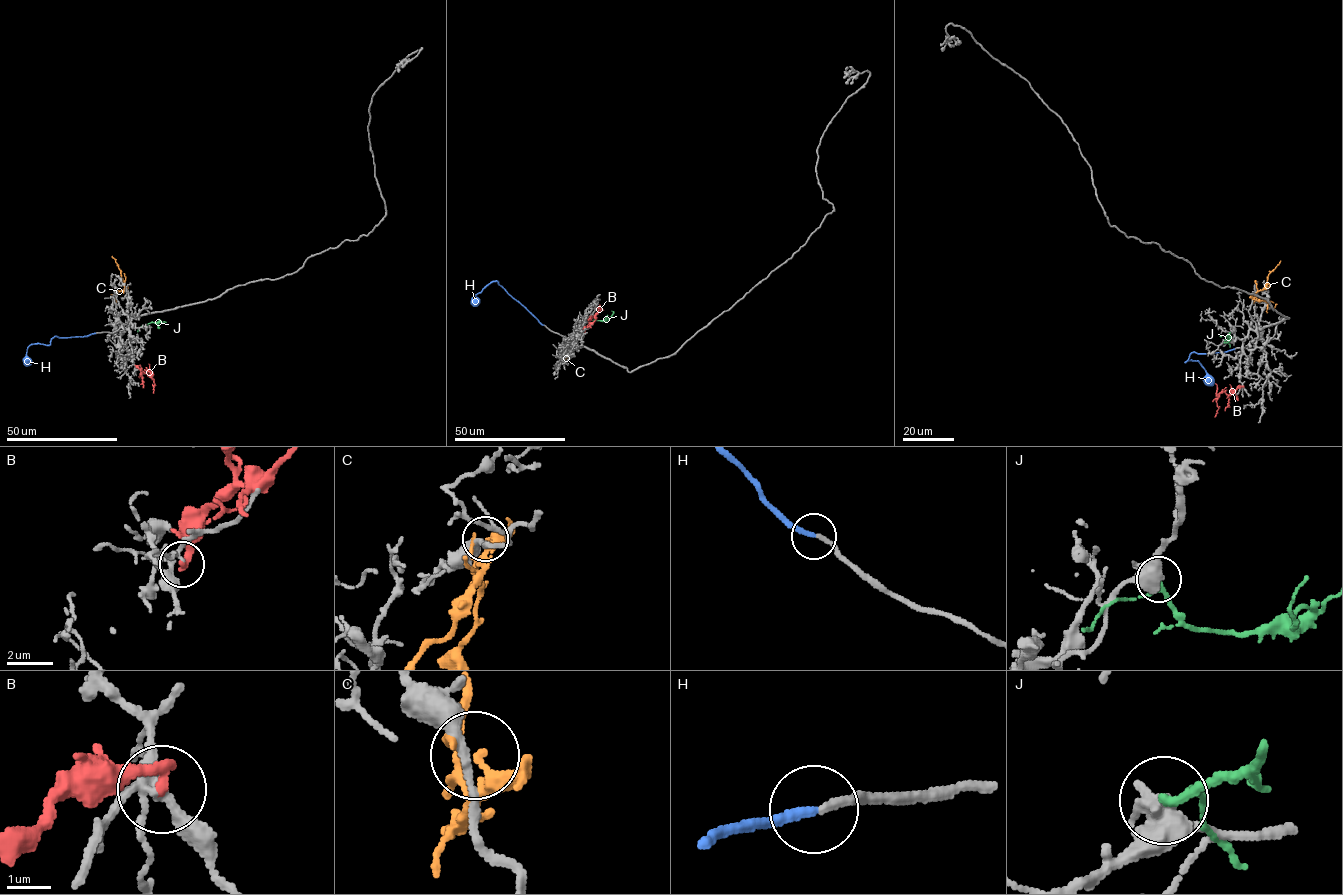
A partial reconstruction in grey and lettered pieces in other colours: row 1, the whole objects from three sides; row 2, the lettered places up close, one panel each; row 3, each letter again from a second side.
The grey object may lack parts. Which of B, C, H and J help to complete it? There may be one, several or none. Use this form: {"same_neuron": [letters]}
{"same_neuron": ["H"]}

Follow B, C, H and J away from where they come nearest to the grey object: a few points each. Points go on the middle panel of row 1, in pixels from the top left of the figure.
B: (584, 332), (595, 320), (595, 314), (603, 309), (601, 307)
C: (573, 339), (572, 348), (560, 364)
H: (543, 325), (497, 281), (490, 282), (475, 296), (475, 304)
J: (593, 315), (597, 320), (606, 320), (612, 311)

